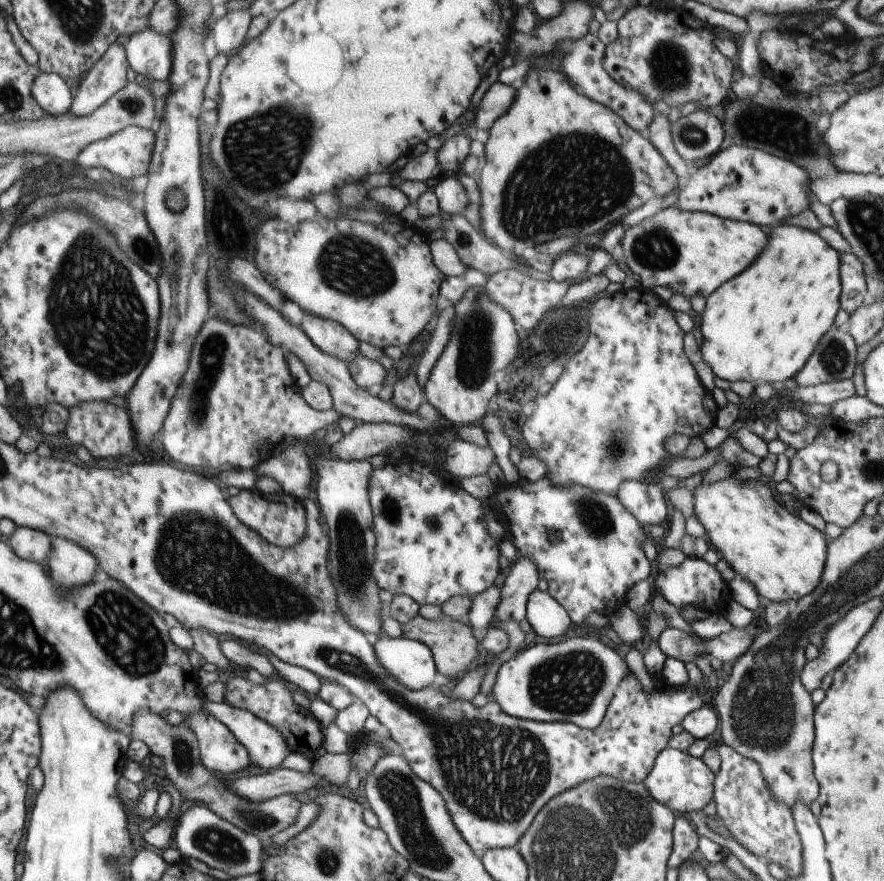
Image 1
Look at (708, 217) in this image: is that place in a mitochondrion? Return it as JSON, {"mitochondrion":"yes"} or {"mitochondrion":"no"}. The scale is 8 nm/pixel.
{"mitochondrion":"no"}

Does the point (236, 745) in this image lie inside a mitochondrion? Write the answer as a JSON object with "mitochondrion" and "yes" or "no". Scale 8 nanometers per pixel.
{"mitochondrion":"no"}

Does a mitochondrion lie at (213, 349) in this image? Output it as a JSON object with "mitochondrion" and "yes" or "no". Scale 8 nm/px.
{"mitochondrion":"yes"}

